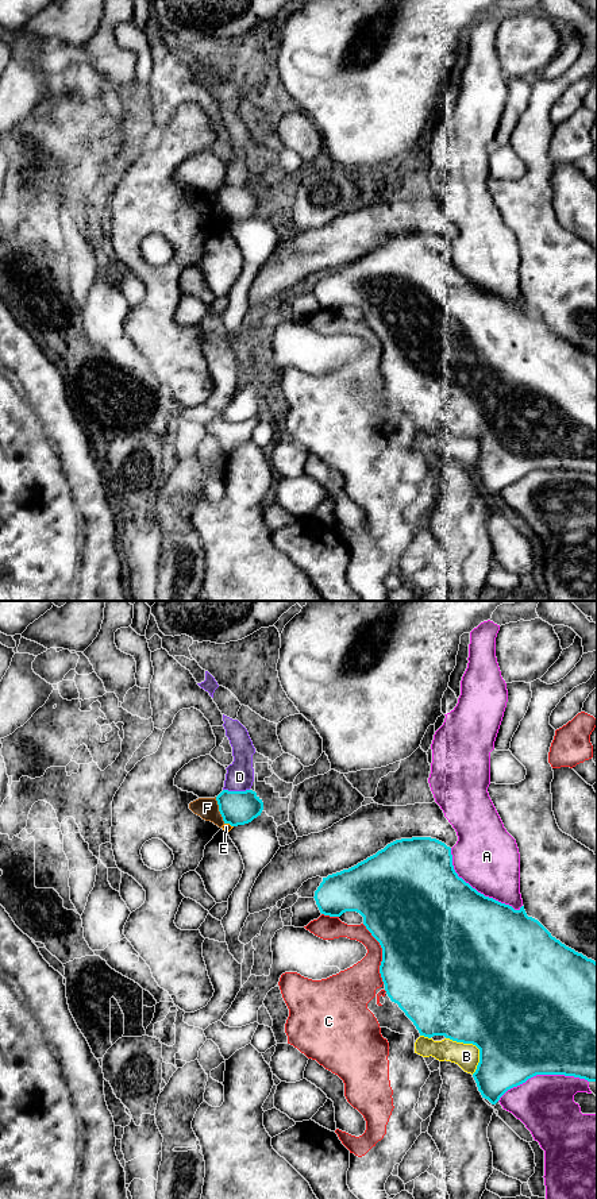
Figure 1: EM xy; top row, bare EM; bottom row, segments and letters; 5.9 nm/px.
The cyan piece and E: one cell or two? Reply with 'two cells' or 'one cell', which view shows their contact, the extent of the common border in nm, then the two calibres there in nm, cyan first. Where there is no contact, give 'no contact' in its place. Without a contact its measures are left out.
two cells; meets cyan in xy; contact 60 nm long; 200 nm thick on the cyan side, 50 nm on the other

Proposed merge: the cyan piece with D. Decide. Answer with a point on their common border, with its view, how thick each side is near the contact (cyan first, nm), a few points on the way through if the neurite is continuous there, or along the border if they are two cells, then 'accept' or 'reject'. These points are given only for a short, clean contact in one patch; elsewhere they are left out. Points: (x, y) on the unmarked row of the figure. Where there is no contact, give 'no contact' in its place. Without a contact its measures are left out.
contact xy (237, 187); calibres 200 and 170 nm; border xy (223, 184), (249, 185); reject

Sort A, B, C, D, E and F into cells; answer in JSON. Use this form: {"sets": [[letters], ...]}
{"sets": [["A"], ["B"], ["C"], ["D", "E"], ["F"]]}

